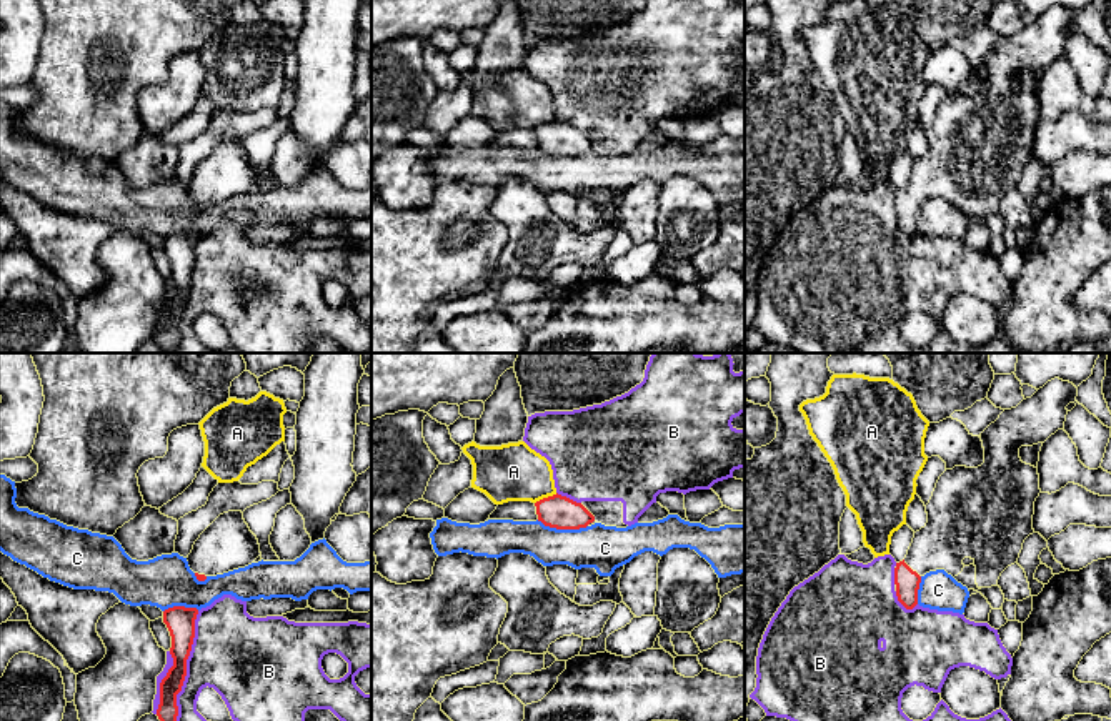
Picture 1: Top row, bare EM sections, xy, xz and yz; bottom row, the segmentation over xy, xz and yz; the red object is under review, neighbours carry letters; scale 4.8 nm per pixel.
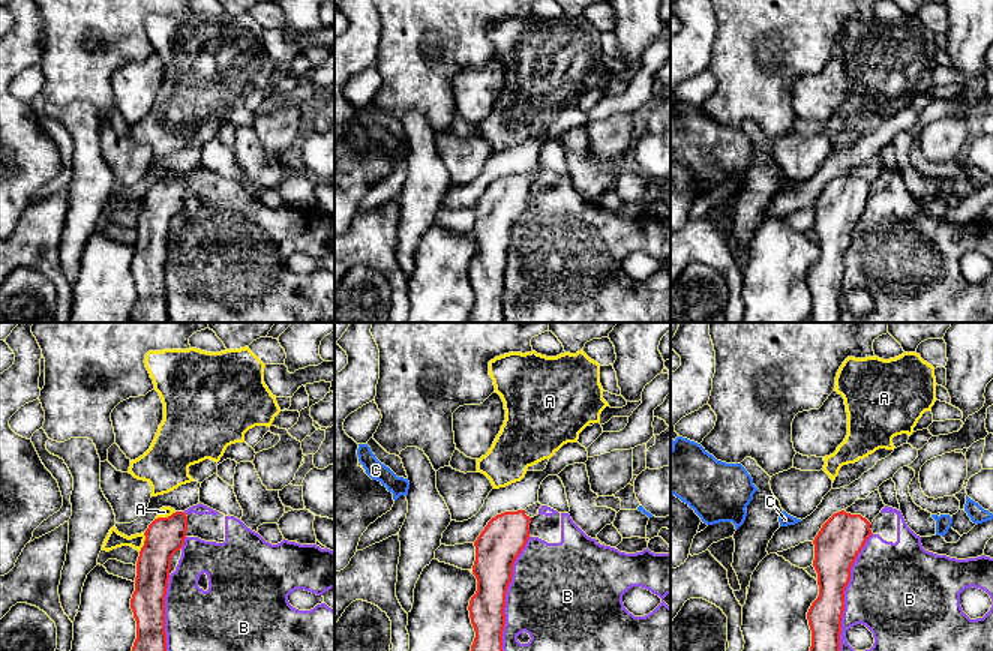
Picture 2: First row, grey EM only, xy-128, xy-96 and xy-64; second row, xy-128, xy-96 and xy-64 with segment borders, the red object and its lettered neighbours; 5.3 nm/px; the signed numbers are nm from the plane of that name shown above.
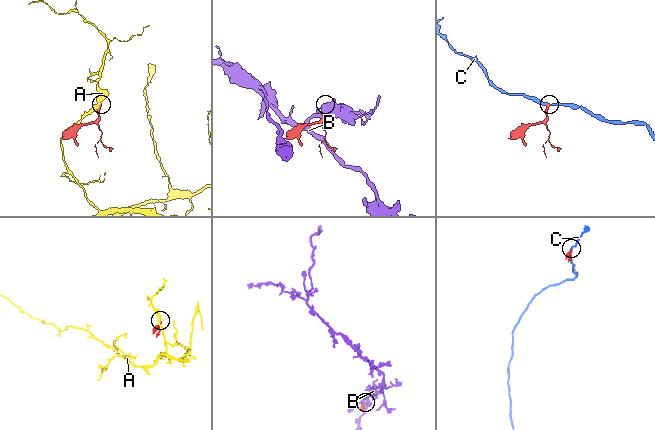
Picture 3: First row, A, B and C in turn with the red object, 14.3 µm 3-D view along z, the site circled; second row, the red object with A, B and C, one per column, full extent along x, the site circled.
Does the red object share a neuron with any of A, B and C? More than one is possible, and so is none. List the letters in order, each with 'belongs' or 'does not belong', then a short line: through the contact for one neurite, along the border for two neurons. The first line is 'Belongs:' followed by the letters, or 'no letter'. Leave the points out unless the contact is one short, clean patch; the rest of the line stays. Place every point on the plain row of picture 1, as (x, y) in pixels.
Belongs: no letter
A: does not belong | xz (557, 120), (535, 130)
B: does not belong
C: does not belong | xz (537, 147), (557, 155), (587, 154)

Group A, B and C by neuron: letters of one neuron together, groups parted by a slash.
A / B / C

